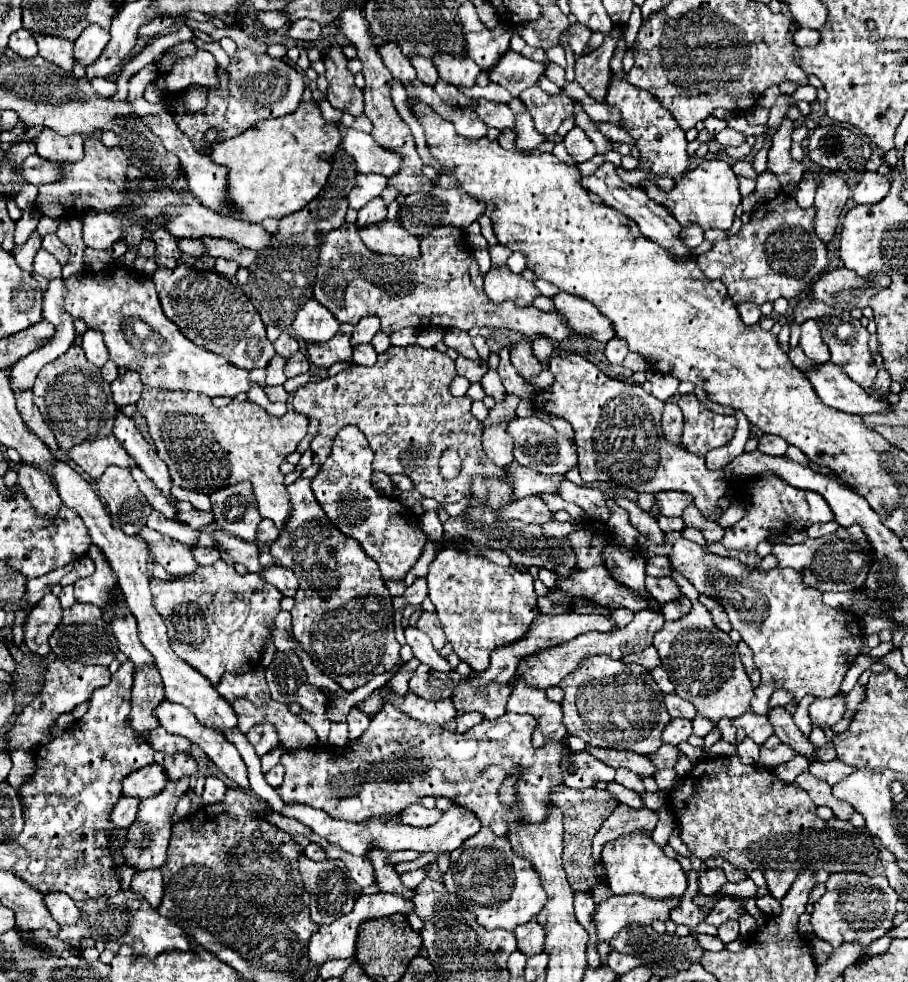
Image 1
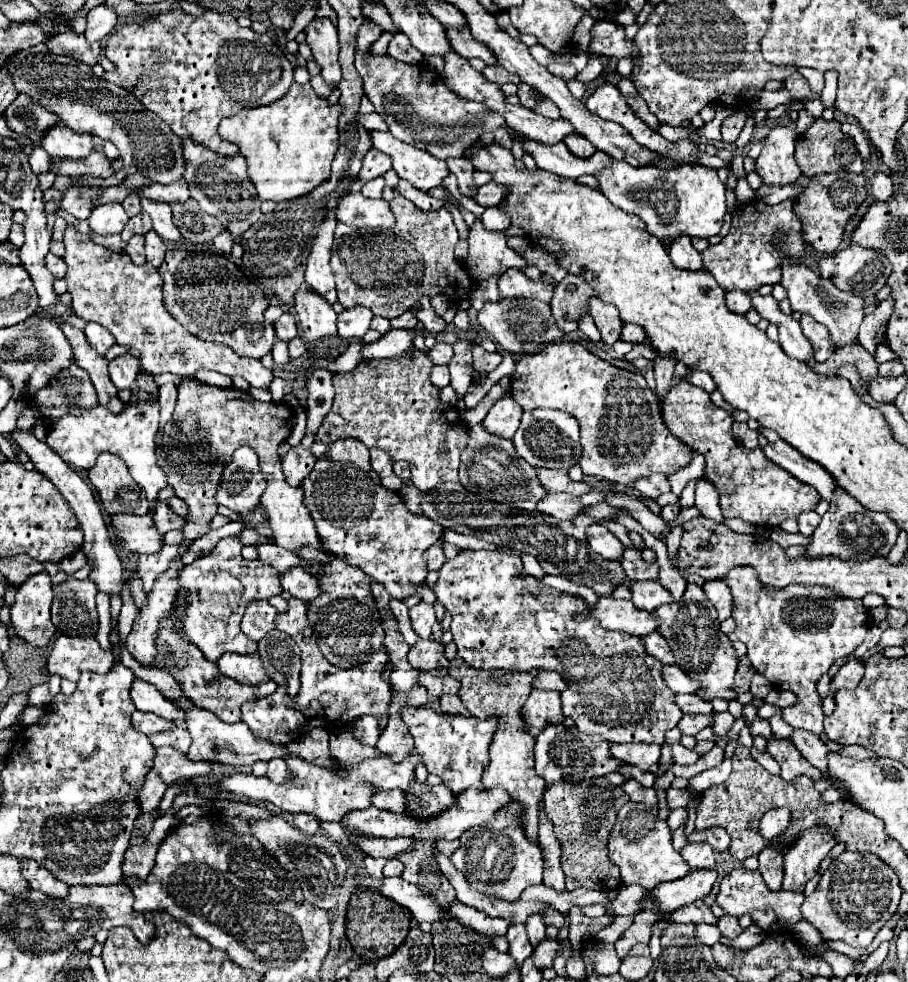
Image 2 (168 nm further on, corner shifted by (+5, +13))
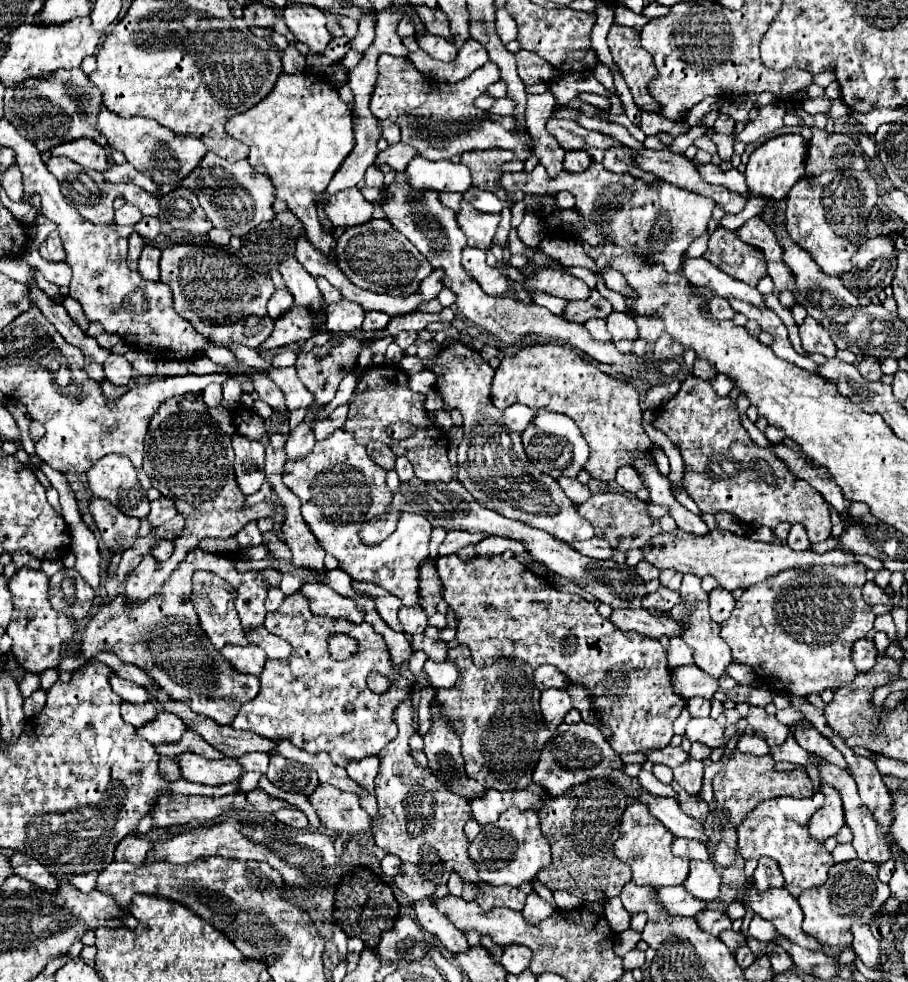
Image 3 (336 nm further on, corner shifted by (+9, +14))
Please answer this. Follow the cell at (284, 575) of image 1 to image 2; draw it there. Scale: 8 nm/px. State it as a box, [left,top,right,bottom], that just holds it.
[279,567,319,601]

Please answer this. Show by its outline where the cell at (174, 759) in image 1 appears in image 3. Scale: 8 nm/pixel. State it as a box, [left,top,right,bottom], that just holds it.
[137,710,187,744]

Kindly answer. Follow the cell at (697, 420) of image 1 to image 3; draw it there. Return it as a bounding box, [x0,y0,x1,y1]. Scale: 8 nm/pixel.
[653,376,831,544]

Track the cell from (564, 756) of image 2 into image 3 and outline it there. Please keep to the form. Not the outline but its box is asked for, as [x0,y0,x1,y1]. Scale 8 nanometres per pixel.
[533,722,623,792]

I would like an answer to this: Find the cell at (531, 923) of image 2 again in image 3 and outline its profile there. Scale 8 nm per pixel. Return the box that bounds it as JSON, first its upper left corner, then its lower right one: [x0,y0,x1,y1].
[523,890,555,924]

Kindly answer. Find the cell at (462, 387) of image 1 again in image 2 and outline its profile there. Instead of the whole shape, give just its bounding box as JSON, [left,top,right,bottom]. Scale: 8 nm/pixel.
[431,365,449,387]

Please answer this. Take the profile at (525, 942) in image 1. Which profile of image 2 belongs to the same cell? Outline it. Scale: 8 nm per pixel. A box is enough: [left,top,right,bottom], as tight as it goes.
[505,925,533,965]

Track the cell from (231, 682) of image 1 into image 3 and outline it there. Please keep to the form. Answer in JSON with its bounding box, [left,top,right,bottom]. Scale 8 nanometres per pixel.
[221,644,267,676]

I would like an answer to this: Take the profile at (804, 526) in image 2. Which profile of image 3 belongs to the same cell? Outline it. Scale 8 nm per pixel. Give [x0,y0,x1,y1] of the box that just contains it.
[787,524,811,550]

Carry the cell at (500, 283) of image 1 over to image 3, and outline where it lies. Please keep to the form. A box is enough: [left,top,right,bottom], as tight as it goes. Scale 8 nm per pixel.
[457,200,501,250]

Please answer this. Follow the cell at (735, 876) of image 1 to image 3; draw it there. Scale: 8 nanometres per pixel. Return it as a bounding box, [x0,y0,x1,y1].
[671,780,709,820]

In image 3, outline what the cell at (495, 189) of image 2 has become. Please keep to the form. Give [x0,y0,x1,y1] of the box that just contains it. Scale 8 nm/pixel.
[499,164,715,272]

